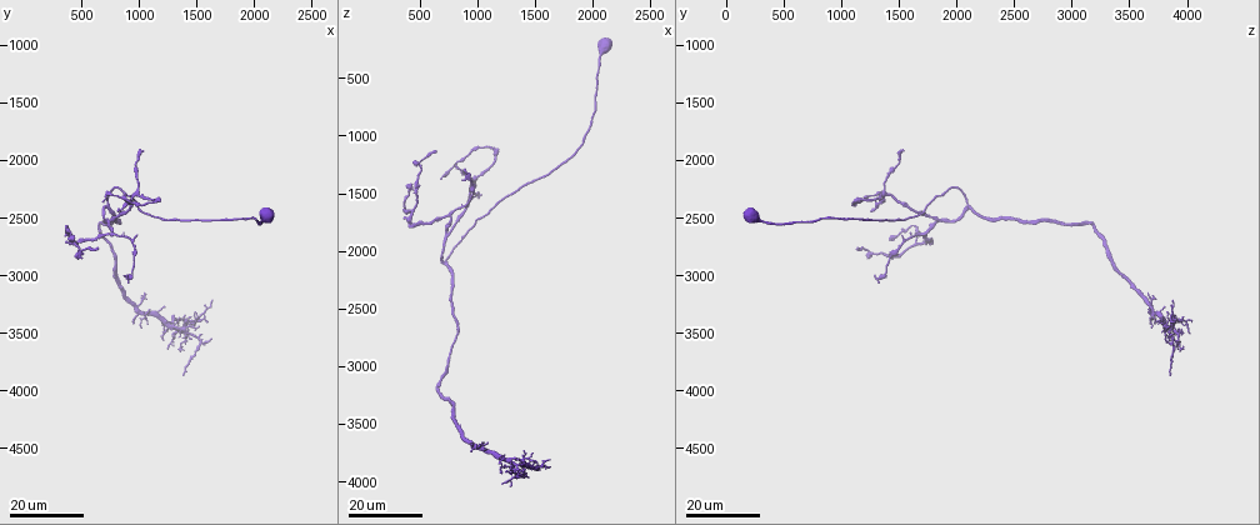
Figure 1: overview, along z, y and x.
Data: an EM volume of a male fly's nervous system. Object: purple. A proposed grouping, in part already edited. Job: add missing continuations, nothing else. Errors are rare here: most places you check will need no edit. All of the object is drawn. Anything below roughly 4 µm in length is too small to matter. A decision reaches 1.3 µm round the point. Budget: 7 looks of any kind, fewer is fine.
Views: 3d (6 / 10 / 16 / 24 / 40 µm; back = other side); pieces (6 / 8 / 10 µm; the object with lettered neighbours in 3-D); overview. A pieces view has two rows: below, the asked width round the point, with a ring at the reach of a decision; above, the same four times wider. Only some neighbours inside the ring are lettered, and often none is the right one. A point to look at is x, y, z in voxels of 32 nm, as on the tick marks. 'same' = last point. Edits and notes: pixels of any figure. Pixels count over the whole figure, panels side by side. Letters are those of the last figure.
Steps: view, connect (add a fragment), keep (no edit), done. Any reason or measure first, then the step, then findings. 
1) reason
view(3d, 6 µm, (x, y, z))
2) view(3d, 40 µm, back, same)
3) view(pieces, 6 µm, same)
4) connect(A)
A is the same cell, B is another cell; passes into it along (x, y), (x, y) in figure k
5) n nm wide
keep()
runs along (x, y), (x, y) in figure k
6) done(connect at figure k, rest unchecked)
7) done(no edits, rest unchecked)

an open end
view(3d, 24 µm, (1520, 3420, 3820))

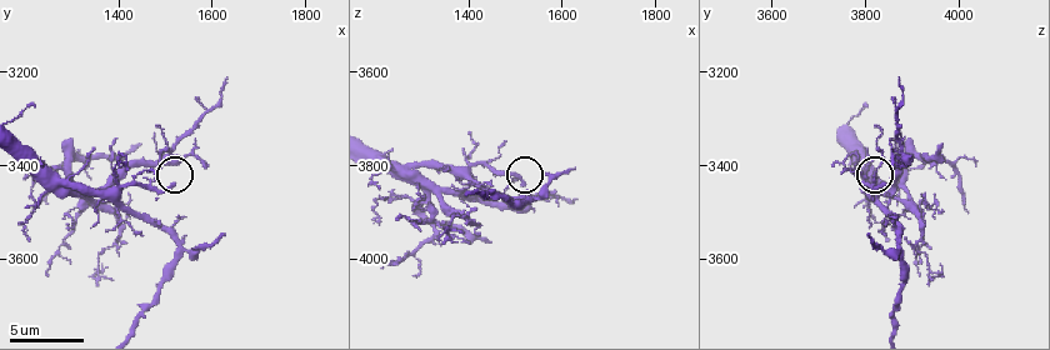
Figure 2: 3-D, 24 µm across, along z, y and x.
see the neighbours
view(pieces, 10 µm, (1515, 3440, 3845))

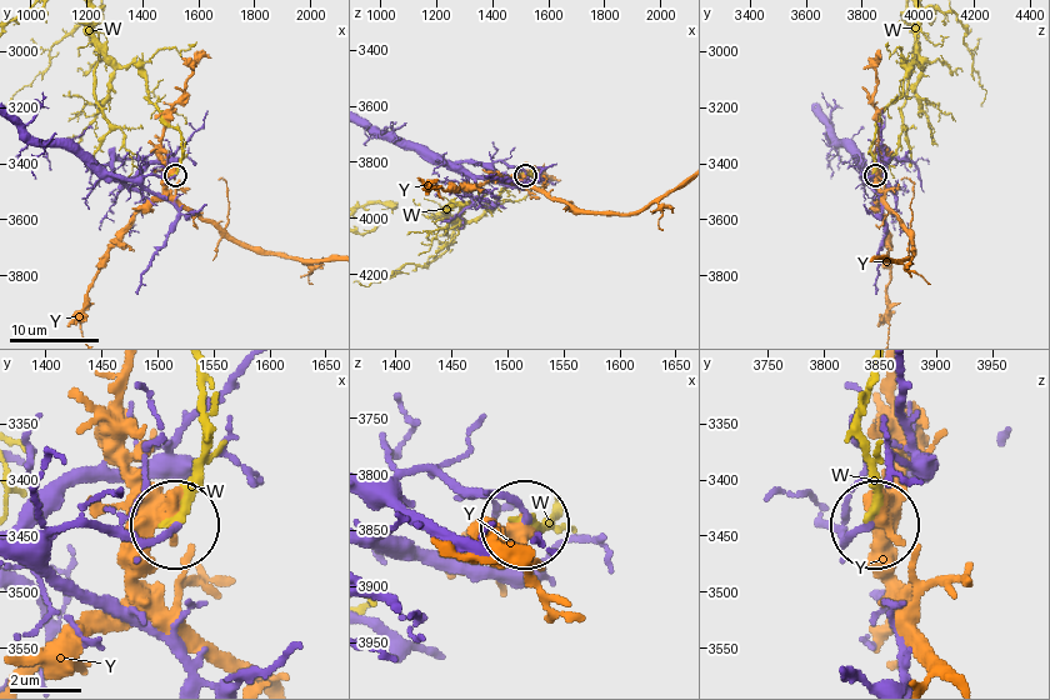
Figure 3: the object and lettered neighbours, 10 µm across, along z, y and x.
keep()
W and Y are other cells; runs along (21, 538), (66, 529), (146, 538), (174, 520) in figure 3; none of them fits

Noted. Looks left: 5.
branch stops here
view(3d, 24 µm, (1400, 3840, 3840))

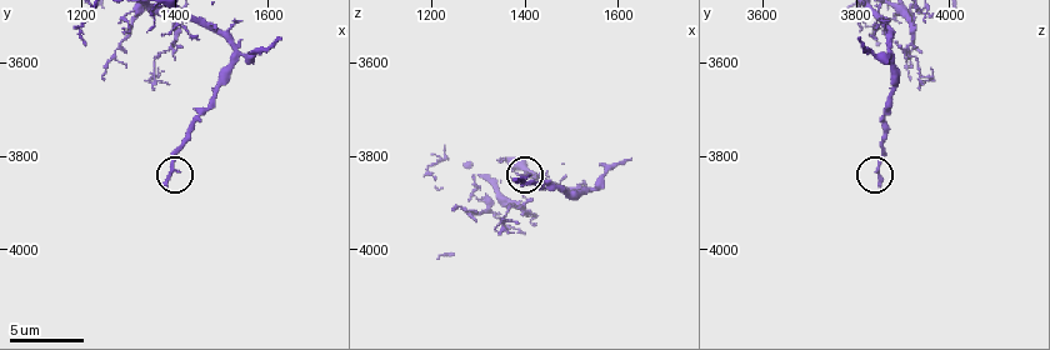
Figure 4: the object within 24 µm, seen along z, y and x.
view(pieces, 8 µm, (1385, 3860, 3850))

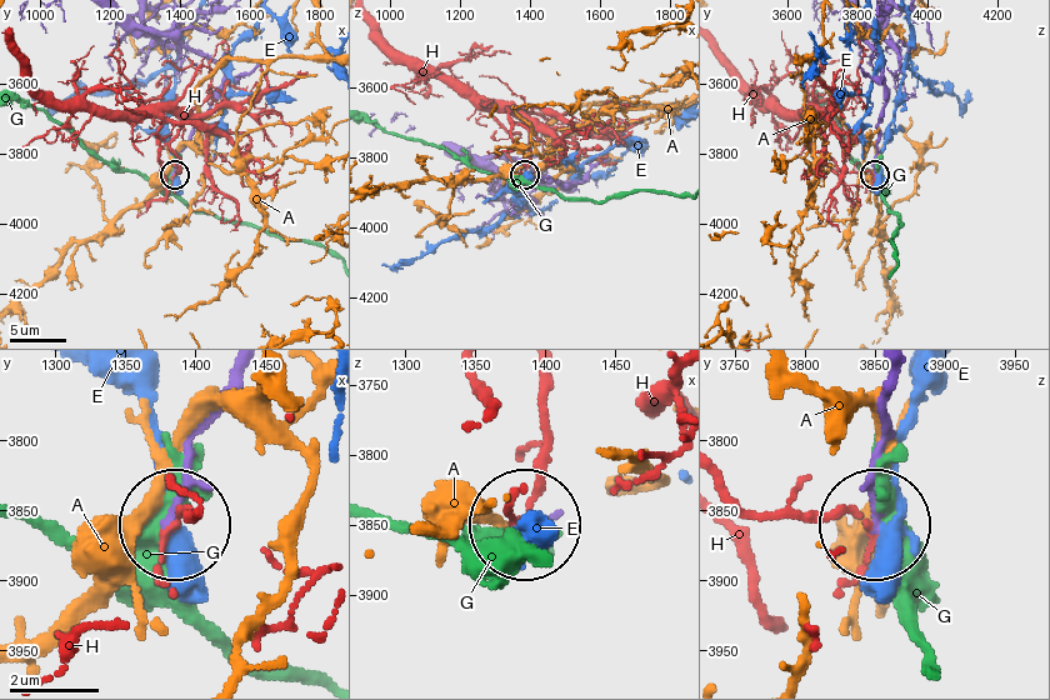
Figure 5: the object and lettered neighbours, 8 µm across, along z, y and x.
180 nm wide
keep()
A, E, G and H are other cells; runs along (885, 379), (875, 521) in figure 5; no lettered fragment goes on from it

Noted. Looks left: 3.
view(3d, 16 µm, (640, 2780, 1160))

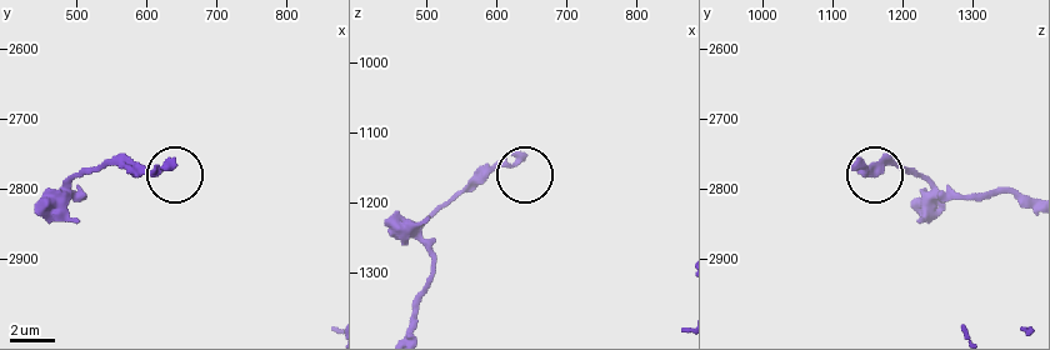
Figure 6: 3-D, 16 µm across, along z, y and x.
view(pieces, 8 µm, (635, 2765, 1135))

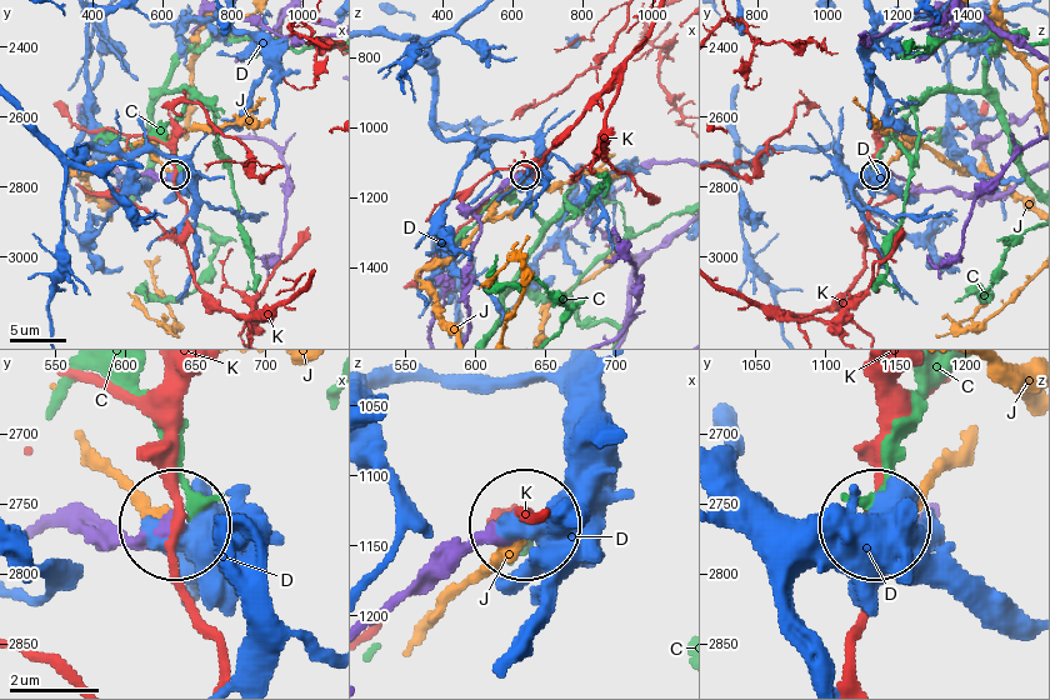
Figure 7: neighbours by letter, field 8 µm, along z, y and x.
keep()
C, D, J and K are other cells; runs along (378, 619), (479, 548), (519, 533) in figure 7; no lettered fragment goes on from it

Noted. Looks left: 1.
done(no edits, rest unchecked)

